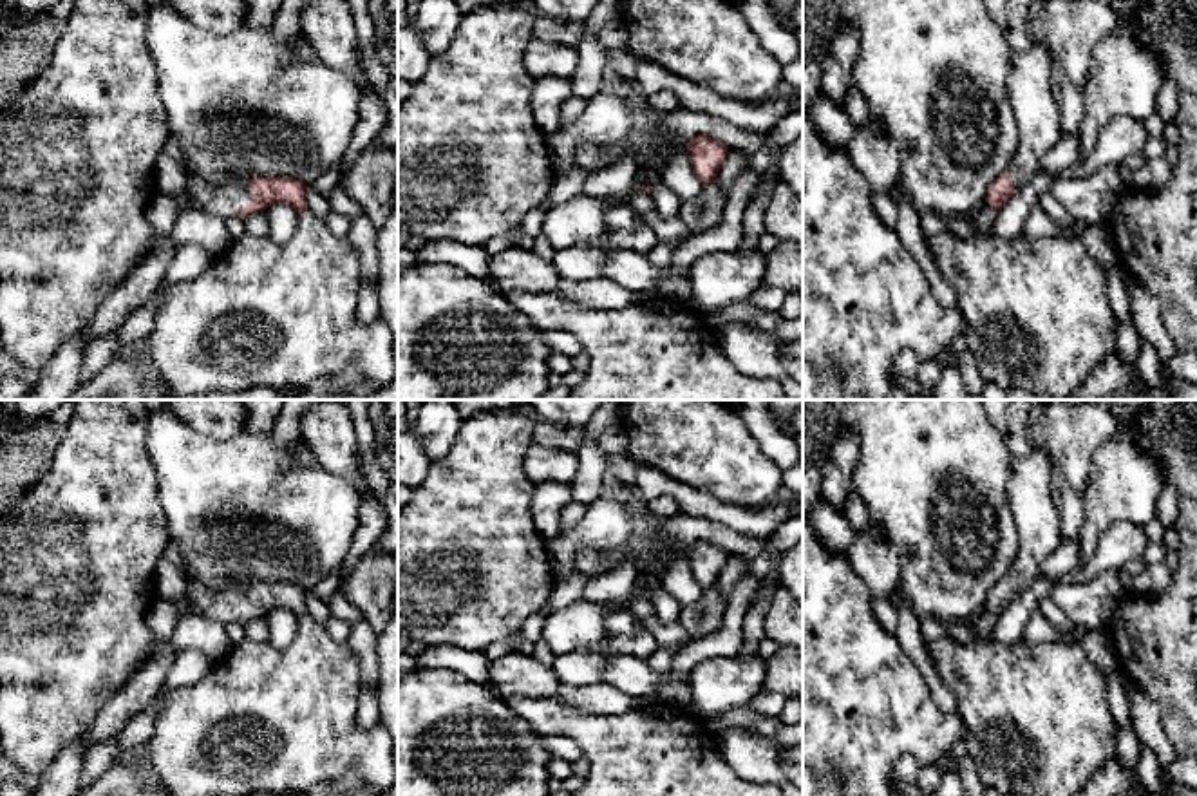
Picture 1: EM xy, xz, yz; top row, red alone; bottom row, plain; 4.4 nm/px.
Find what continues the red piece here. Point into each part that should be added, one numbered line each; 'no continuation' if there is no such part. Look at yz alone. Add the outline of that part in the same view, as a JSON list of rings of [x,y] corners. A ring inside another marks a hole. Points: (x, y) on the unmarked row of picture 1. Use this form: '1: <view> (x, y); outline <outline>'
1: yz (1029, 489); outline [[[1034,443],[1034,450],[1029,456],[1014,460],[1009,478],[1007,496],[1020,535],[1020,552],[1005,577],[1016,595],[1038,579],[1043,561],[1063,541],[1051,496],[1051,467],[1045,447]]]

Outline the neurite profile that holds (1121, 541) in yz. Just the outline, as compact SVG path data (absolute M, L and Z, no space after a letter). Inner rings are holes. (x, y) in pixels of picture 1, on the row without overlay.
M1130 521L1112 523L1103 532L1096 554L1083 566L1078 566L1058 579L1038 577L1027 590L1023 590L996 619L993 640L1005 646L1023 640L1023 628L1029 615L1051 595L1051 590L1056 584L1090 583L1110 570L1119 572L1130 559L1145 555L1148 541L1143 526Z

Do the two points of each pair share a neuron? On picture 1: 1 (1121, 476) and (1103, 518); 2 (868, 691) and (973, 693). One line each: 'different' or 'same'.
1: same
2: different

